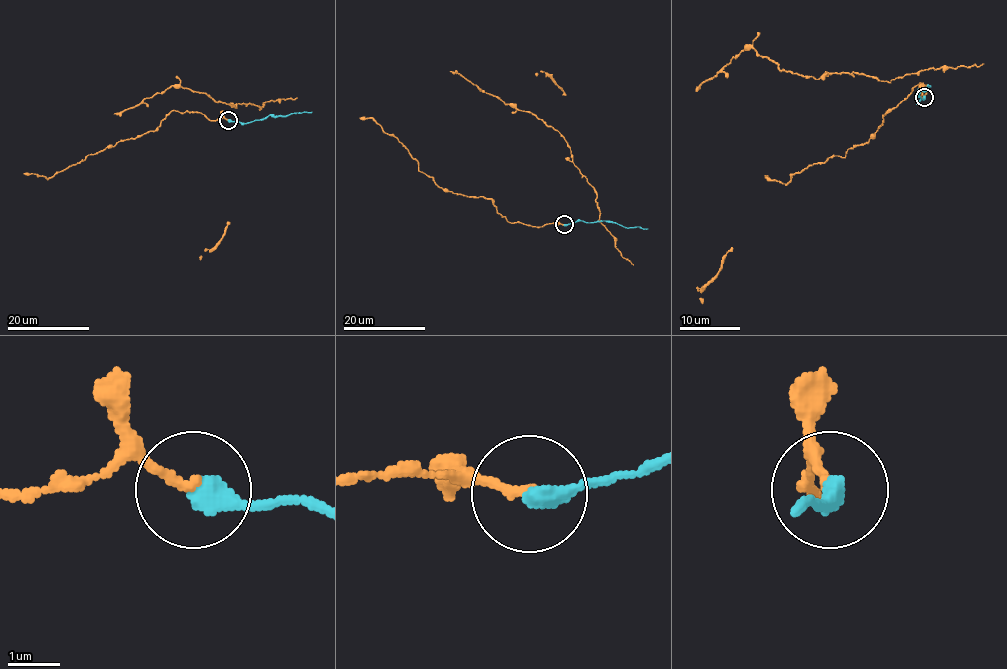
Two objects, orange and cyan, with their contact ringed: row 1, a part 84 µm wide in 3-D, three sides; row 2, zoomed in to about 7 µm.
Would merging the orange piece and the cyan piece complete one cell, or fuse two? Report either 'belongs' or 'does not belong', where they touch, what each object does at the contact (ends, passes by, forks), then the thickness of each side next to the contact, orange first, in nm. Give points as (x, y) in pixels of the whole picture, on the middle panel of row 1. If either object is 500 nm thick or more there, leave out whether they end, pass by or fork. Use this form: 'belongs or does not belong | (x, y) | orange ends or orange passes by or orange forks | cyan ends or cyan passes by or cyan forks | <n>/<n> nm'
belongs | (564, 224) | orange ends | cyan ends | 160/420 nm

